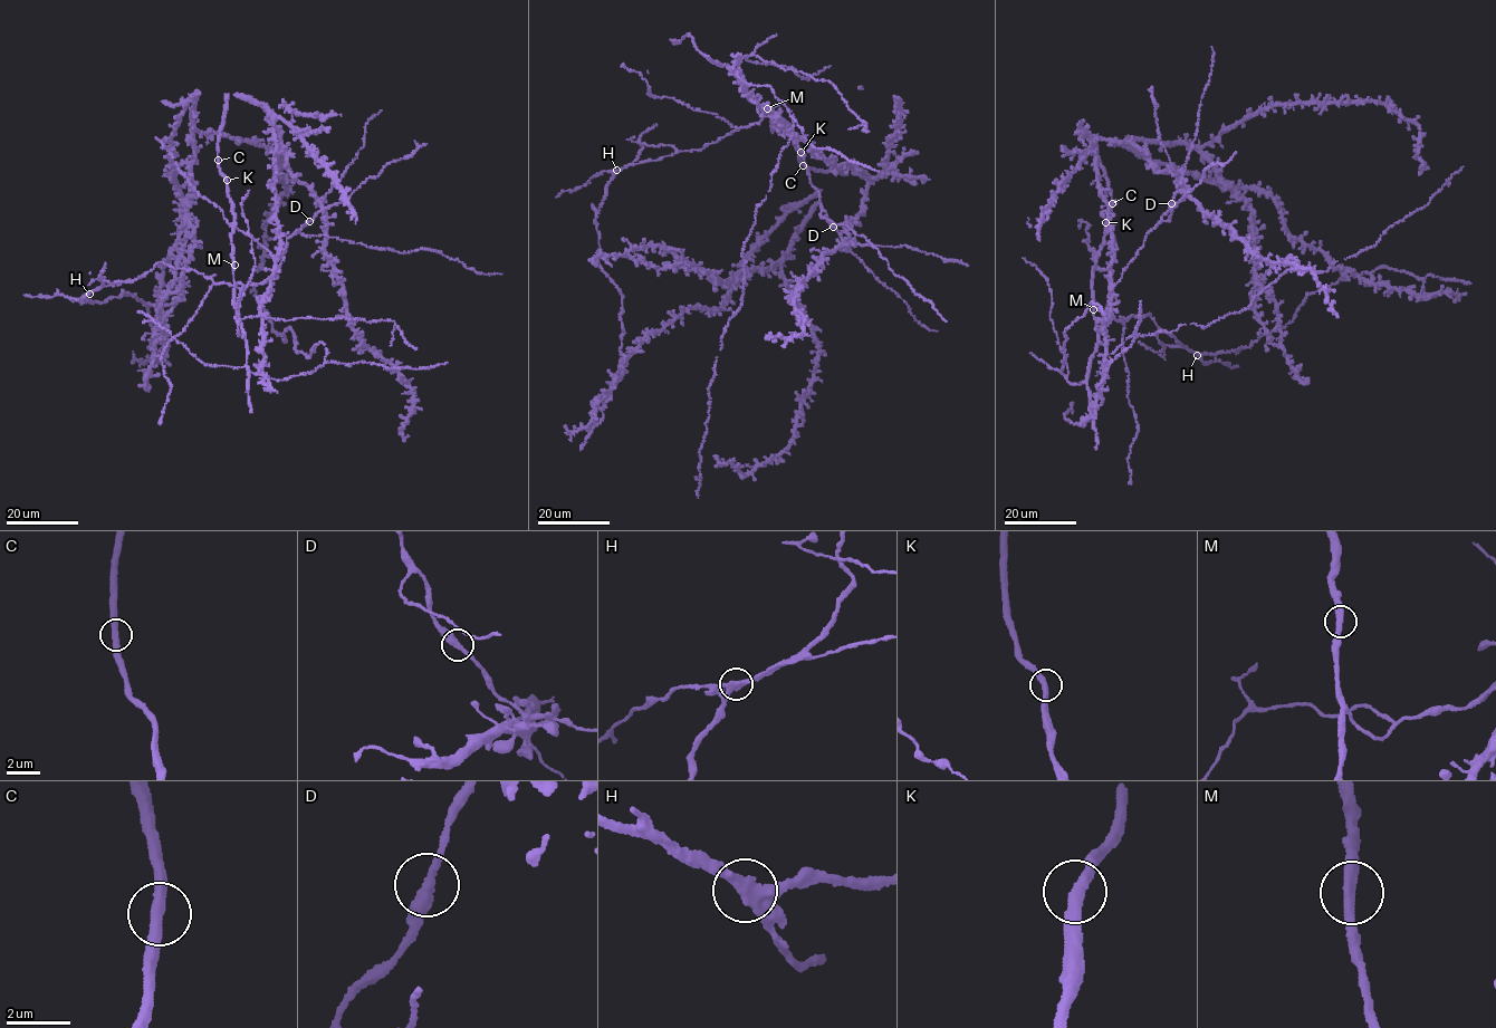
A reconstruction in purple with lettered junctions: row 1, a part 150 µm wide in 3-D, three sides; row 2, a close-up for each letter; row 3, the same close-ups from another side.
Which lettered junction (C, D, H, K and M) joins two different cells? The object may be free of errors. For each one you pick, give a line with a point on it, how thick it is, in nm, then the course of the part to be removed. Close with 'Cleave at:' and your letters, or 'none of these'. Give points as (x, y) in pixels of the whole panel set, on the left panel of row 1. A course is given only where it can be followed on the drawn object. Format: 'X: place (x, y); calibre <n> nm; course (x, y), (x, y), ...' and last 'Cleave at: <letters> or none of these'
H: place (89, 294); calibre 340 nm; course (89, 294), (82, 304), (86, 299), (101, 304), (123, 291), (150, 306), (149, 316), (159, 337), (154, 361)
Cleave at: H

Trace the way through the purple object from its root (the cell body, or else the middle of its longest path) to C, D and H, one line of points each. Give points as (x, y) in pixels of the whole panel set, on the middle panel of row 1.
C: (605, 194), (615, 173), (624, 166), (701, 150), (736, 127), (759, 122), (759, 104), (792, 128), (803, 165)
D: (605, 194), (615, 173), (624, 166), (701, 150), (736, 127), (769, 115), (796, 137), (809, 183), (833, 227)
H: (605, 194), (616, 171)

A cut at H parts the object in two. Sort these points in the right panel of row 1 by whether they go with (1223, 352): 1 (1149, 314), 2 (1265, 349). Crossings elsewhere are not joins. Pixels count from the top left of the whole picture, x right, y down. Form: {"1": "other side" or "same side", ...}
{"1": "other side", "2": "other side"}

